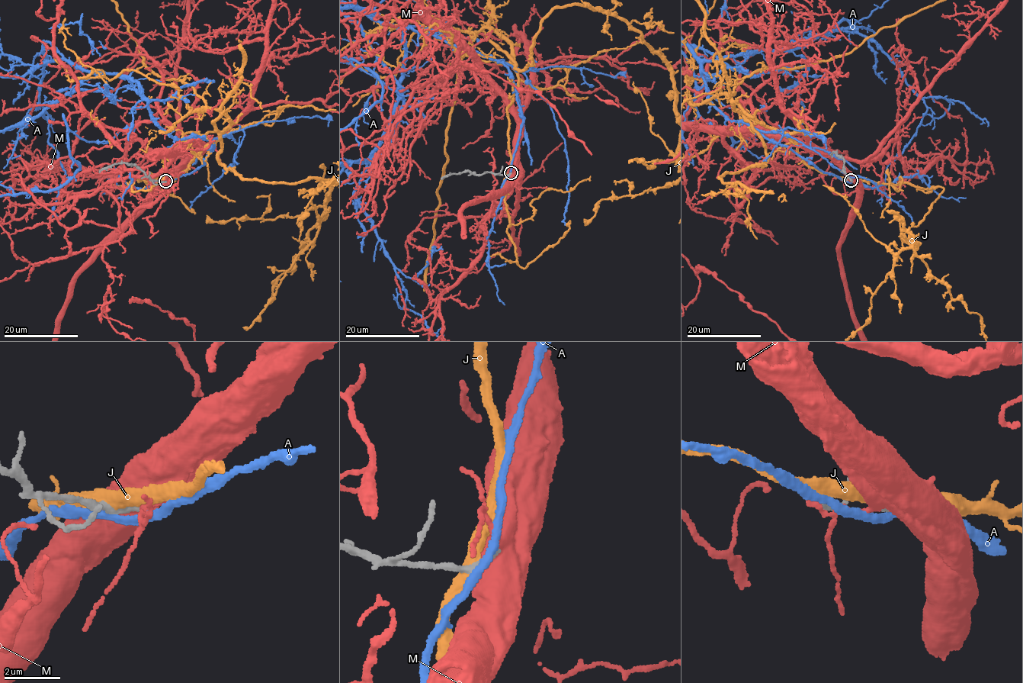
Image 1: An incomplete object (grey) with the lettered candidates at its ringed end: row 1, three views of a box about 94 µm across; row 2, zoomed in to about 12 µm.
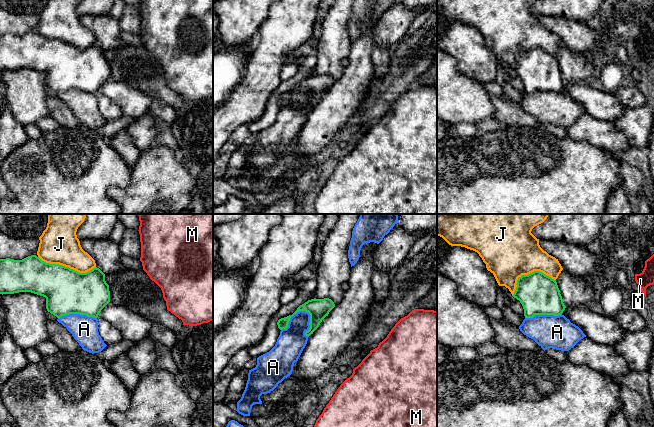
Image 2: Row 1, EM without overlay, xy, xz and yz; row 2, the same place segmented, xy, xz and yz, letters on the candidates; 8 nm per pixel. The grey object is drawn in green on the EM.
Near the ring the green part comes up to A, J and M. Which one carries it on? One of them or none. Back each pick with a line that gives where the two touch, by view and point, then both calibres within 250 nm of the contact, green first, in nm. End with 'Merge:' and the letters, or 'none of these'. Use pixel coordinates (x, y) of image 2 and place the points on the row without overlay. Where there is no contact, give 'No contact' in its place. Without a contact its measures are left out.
M: No contact
Merge: M

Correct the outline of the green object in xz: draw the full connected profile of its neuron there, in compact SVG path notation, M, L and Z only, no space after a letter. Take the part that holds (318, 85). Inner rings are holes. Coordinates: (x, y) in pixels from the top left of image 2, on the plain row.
M329 74L311 75L300 81L297 86L287 93L278 96L277 101L280 106L286 105L290 94L299 87L306 87L310 90L310 104L305 108L306 112L310 112L319 103L322 96L328 92L329 88L335 83L334 78Z

